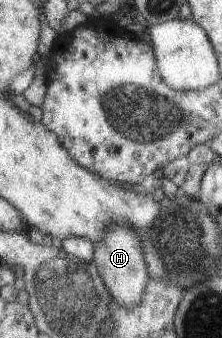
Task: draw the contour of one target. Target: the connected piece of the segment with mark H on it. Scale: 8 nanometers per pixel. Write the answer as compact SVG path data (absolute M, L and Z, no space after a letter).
M122 224L114 226L105 240L102 240L101 244L95 245L94 264L108 289L113 293L115 300L126 307L134 307L141 304L141 301L145 299L145 291L151 277L141 237L136 230Z

